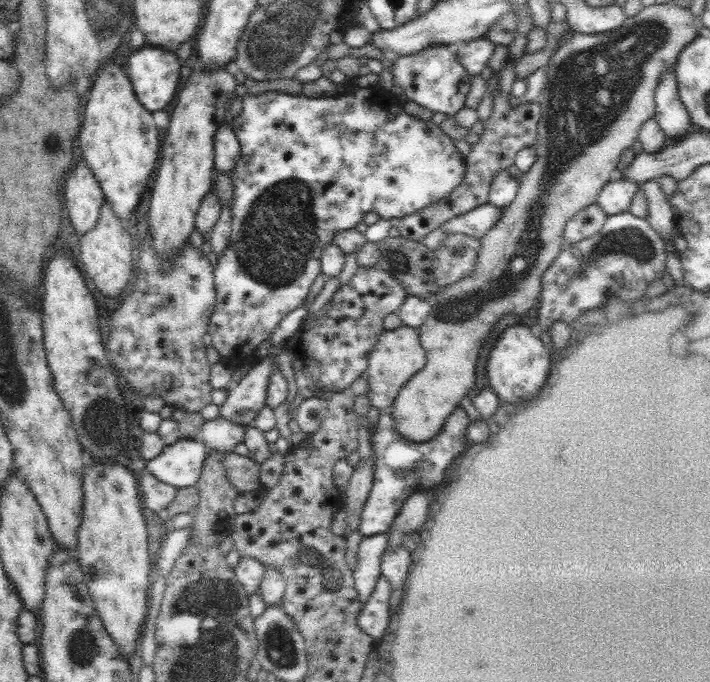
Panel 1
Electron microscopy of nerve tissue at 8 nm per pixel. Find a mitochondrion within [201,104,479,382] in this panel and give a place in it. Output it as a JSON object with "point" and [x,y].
{"point":[266,250]}

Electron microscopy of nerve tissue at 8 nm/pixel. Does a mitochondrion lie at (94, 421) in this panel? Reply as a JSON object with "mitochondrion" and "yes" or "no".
{"mitochondrion":"yes"}

